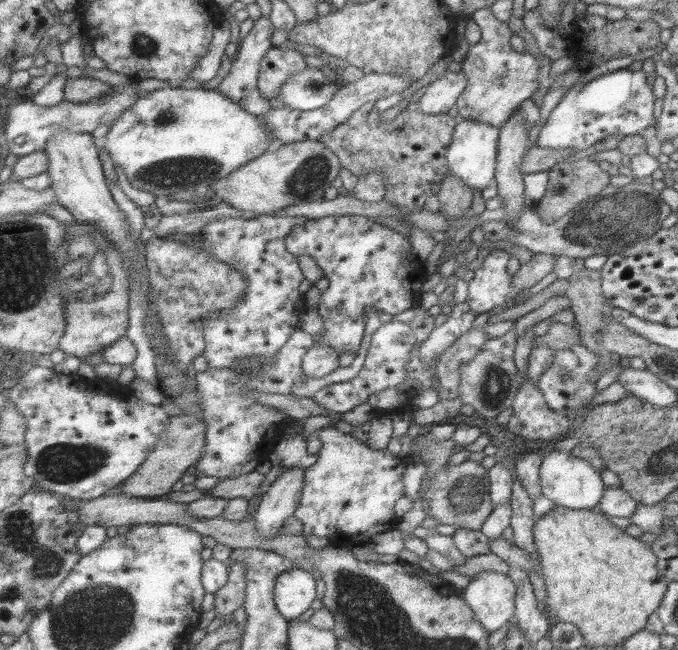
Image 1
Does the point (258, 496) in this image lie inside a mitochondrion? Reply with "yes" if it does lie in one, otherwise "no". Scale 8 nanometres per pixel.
no

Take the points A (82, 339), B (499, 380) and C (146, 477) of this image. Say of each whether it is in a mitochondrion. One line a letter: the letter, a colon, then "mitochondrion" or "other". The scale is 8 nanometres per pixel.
A: other
B: mitochondrion
C: other

